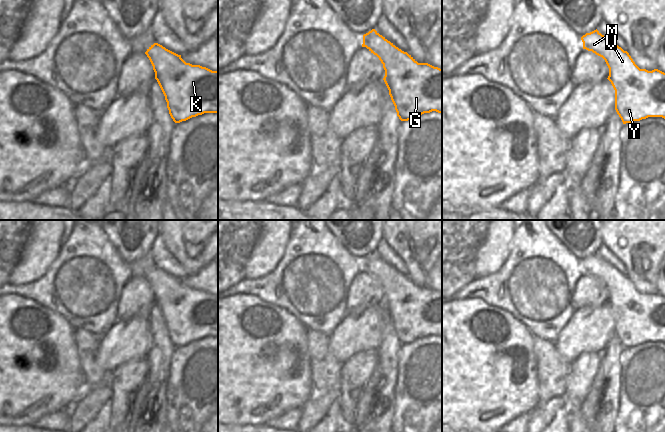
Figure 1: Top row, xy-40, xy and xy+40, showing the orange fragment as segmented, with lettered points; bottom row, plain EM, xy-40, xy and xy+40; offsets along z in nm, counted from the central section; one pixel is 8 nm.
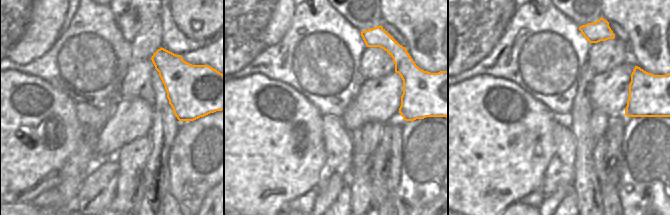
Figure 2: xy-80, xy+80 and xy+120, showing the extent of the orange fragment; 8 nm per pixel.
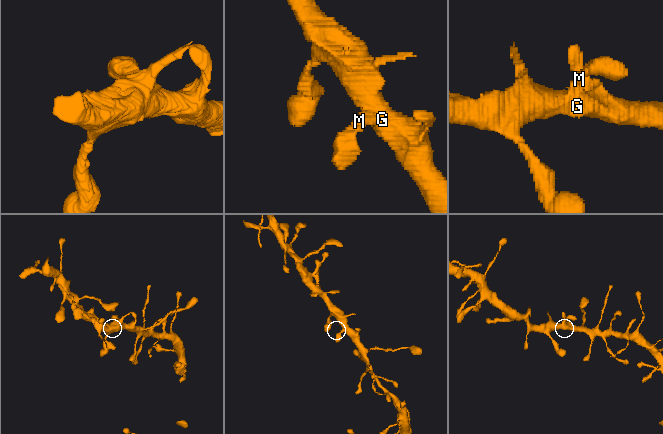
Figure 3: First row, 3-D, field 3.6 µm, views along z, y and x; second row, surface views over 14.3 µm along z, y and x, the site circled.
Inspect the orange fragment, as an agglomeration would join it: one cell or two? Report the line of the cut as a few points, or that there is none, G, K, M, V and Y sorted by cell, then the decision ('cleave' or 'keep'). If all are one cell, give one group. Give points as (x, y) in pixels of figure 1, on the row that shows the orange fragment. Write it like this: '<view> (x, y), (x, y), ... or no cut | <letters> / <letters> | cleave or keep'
no cut | G K M V Y | keep

